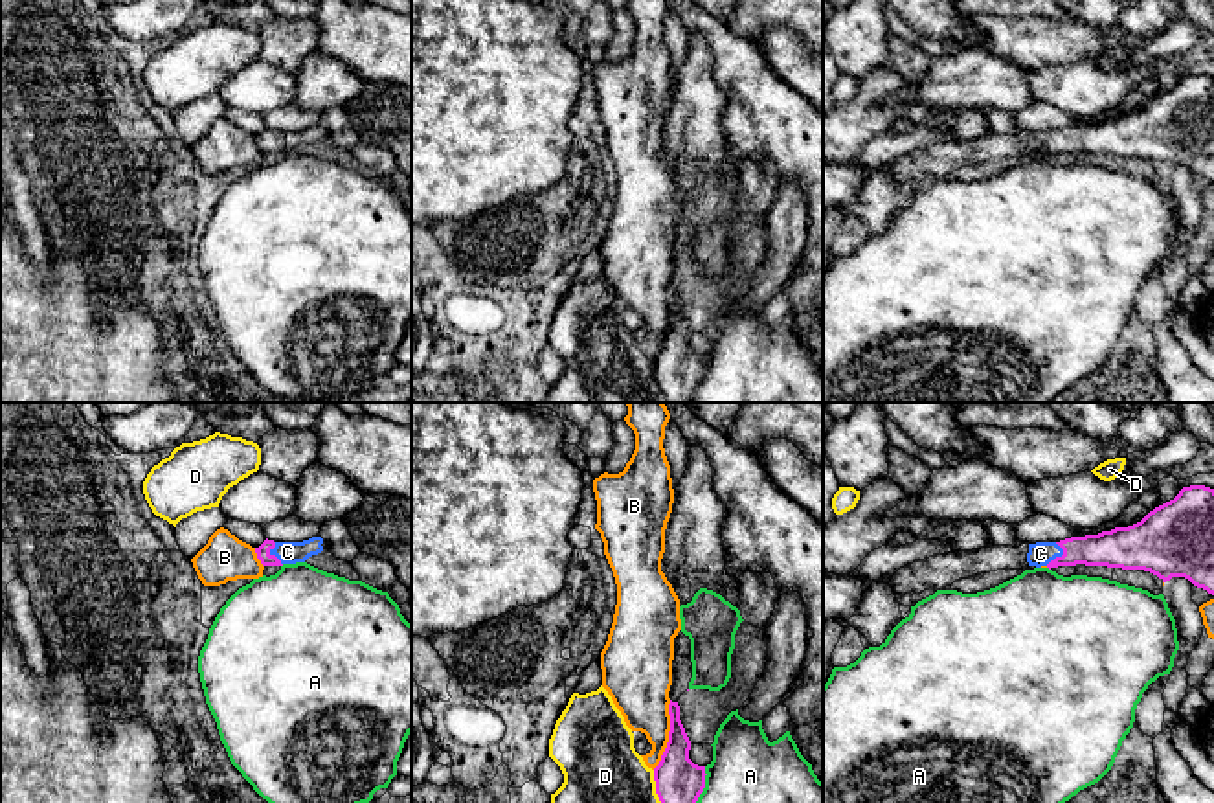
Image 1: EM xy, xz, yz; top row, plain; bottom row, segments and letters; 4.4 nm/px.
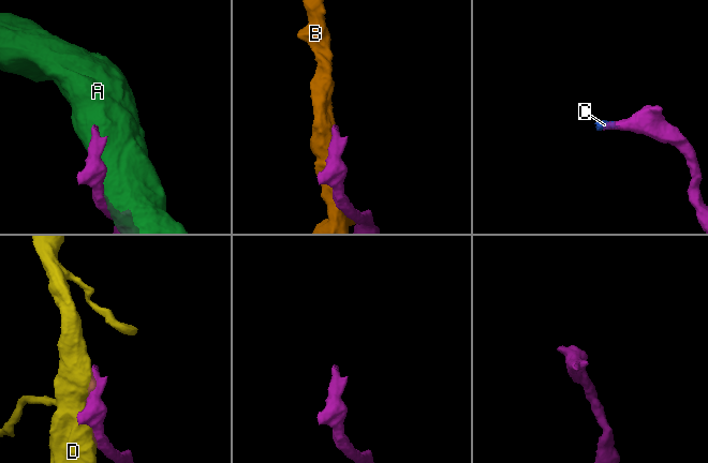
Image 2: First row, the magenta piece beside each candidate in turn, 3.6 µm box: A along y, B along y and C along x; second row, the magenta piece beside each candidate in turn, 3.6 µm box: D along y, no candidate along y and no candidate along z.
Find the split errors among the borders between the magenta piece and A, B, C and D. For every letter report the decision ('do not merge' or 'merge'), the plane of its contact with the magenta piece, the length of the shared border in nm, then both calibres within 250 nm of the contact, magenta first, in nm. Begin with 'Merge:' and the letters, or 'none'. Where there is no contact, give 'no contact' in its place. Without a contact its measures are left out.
Merge: C
A: do not merge; meets magenta in xz; contact 170 nm long; 200 nm thick on the magenta side, 300 nm on the other
B: do not merge; meets magenta in xz; contact 320 nm long; 200 nm thick on the magenta side, 260 nm on the other
C: merge; meets magenta in yz; contact 120 nm long; 160 nm thick on the magenta side, 110 nm on the other
D: do not merge; meets magenta in xz; contact 150 nm long; 200 nm thick on the magenta side, 320 nm on the other

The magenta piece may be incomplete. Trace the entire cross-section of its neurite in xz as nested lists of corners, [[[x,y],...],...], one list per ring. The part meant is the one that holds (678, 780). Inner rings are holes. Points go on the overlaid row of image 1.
[[[670,700],[669,715],[669,742],[654,768],[656,794],[661,803],[696,803],[705,788],[705,766],[689,759],[691,741],[680,720],[678,702]]]

